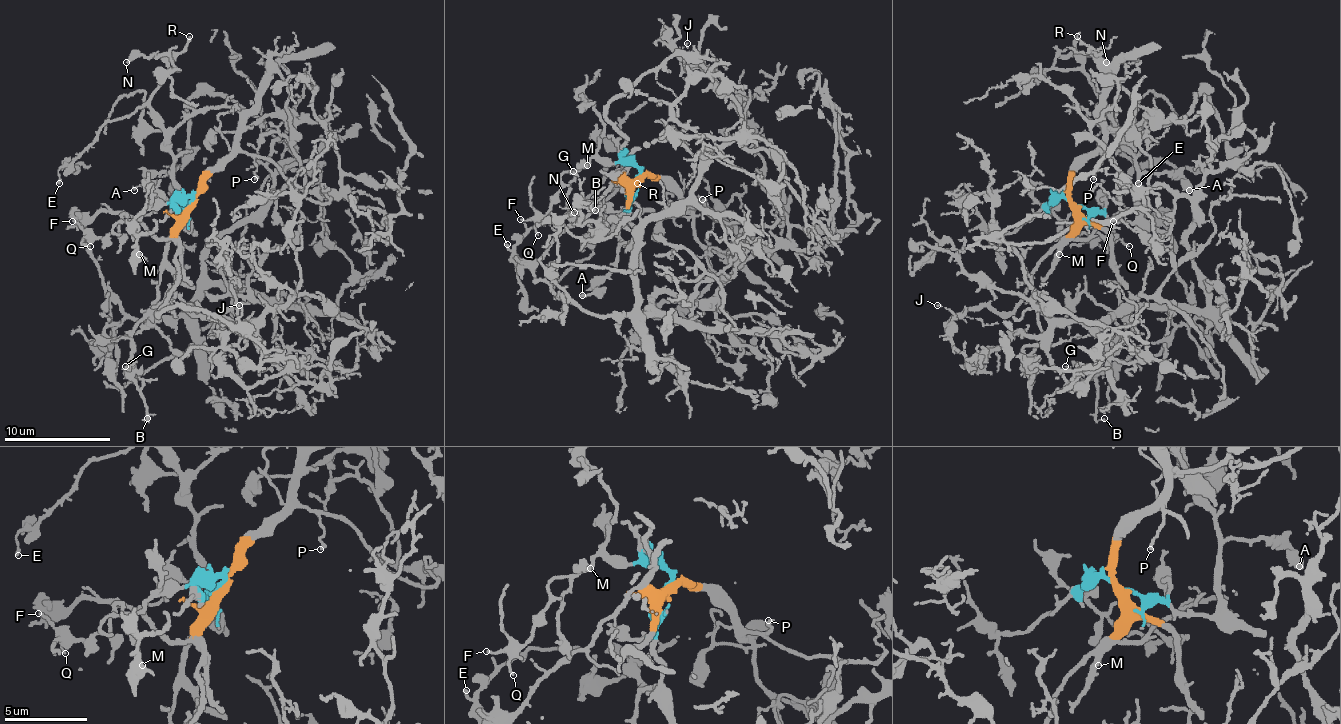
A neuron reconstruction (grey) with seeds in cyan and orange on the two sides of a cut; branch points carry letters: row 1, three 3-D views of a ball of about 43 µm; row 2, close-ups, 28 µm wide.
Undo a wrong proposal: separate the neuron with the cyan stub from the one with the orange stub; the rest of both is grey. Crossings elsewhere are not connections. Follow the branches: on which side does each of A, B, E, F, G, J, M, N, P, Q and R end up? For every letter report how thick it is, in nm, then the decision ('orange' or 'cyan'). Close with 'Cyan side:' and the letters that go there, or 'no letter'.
A: calibre 190 nm; cyan
B: calibre 130 nm; orange
E: calibre 160 nm; cyan
F: calibre 140 nm; cyan
G: calibre 150 nm; orange
J: calibre 90 nm; orange
M: calibre 140 nm; cyan
N: calibre 200 nm; cyan
P: calibre 160 nm; orange
Q: calibre 130 nm; cyan
R: calibre 220 nm; cyan
Cyan side: A, E, F, M, N, Q, R

